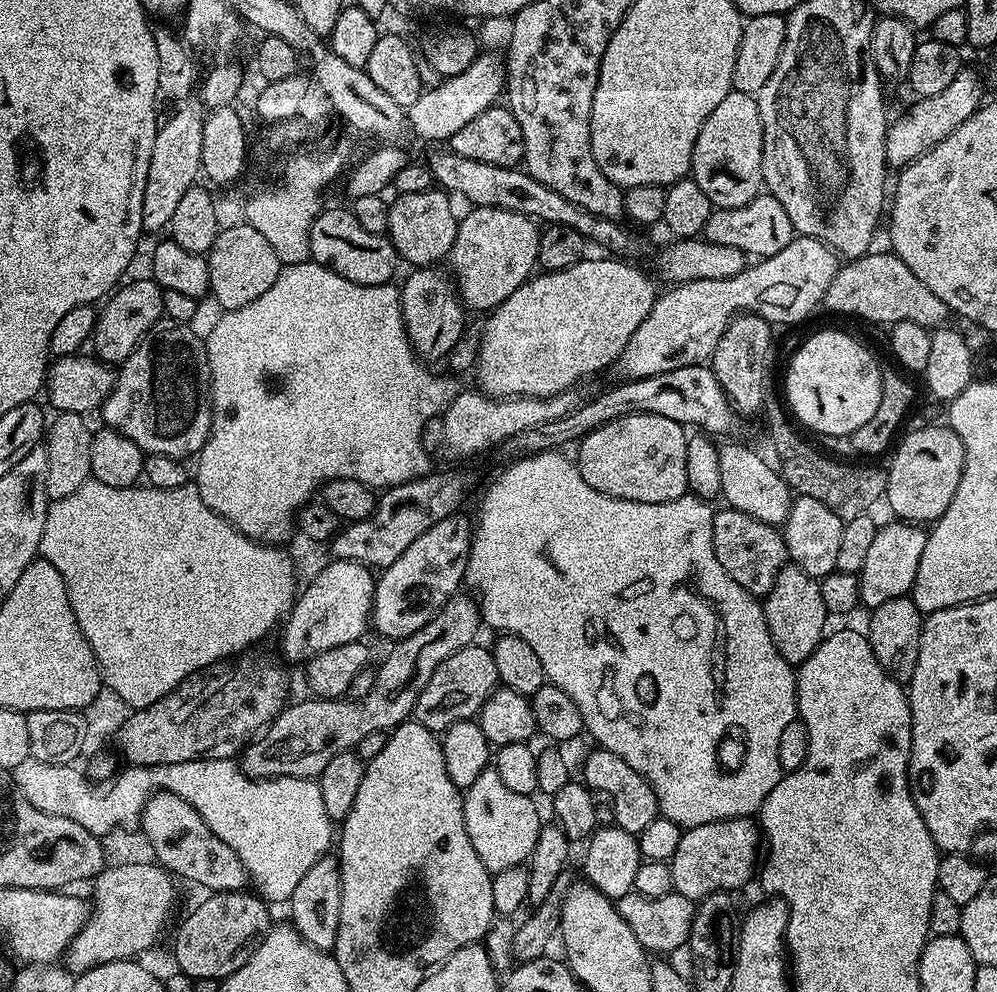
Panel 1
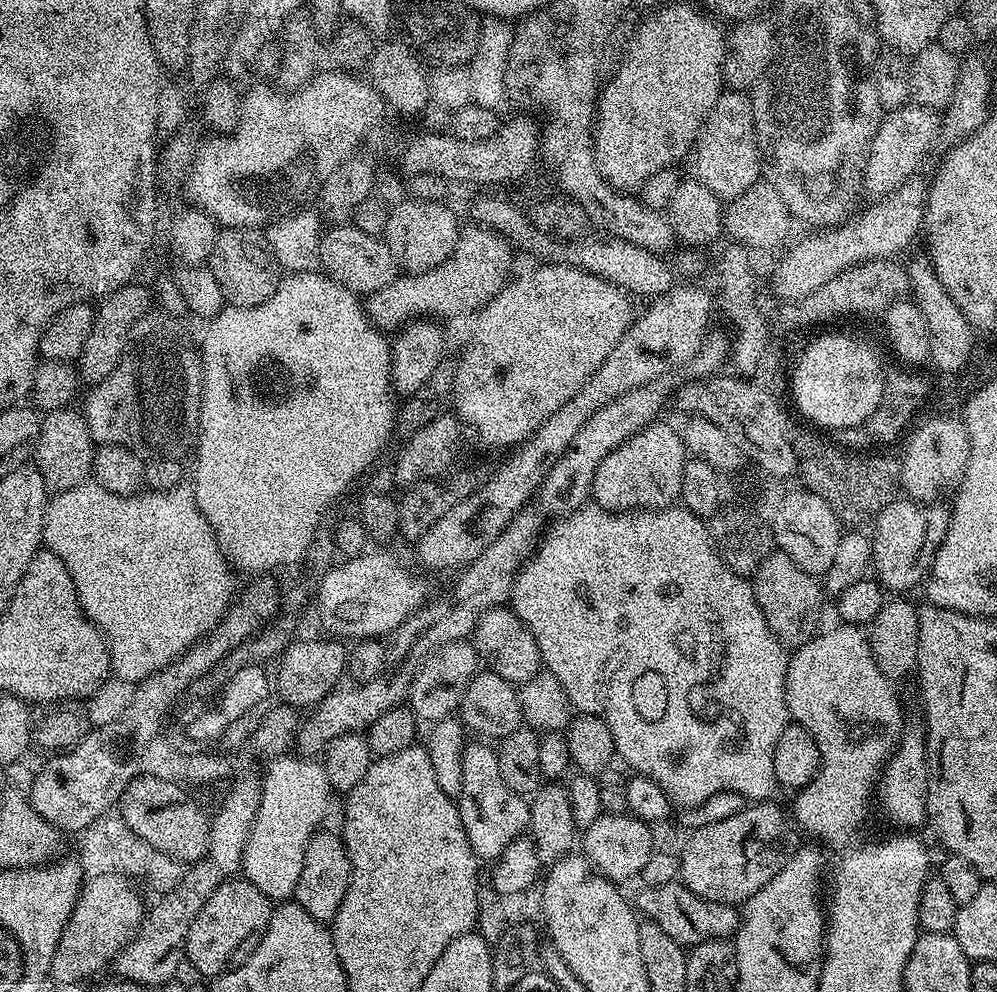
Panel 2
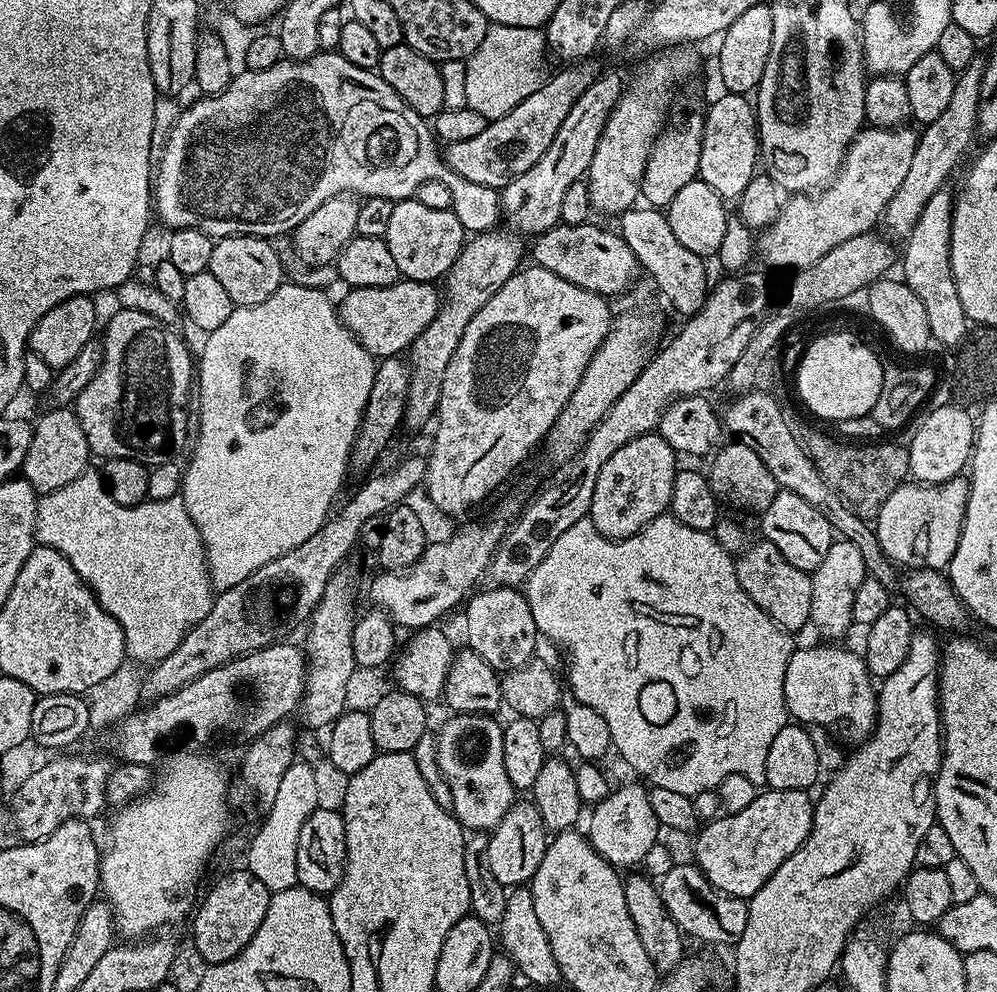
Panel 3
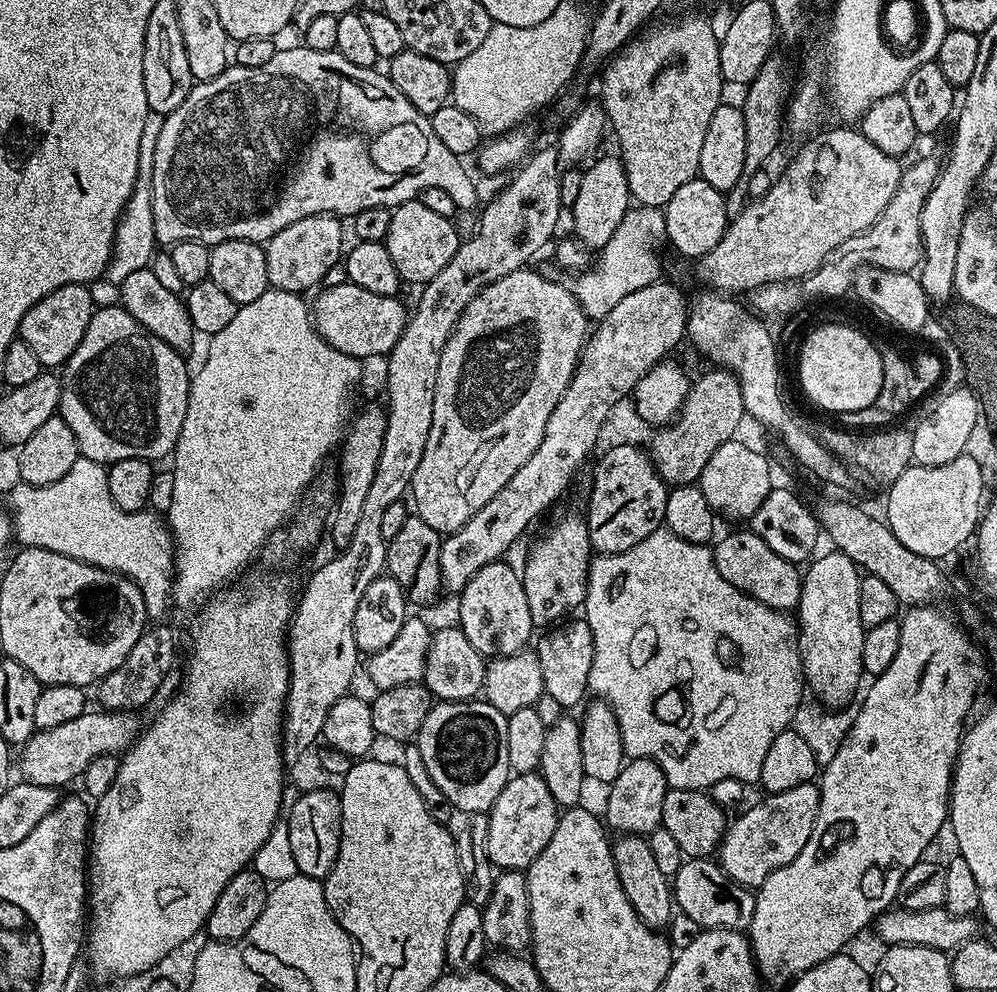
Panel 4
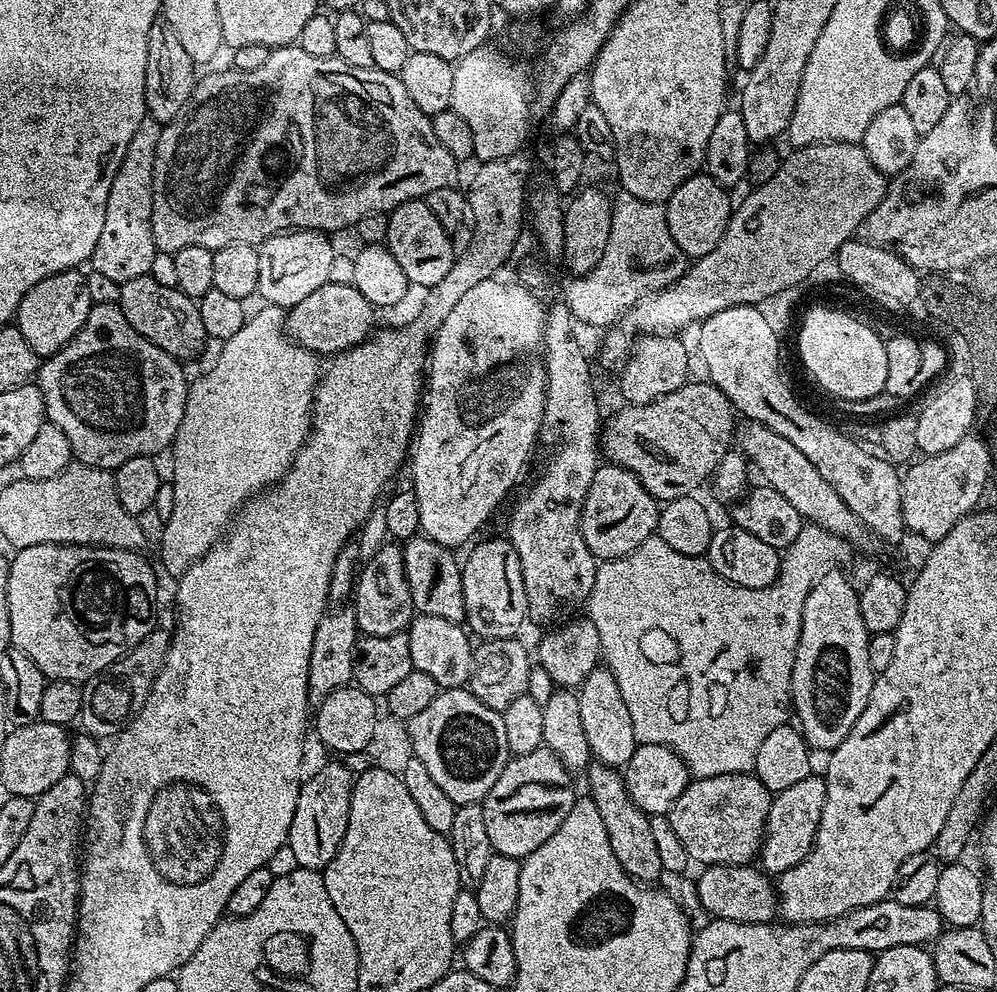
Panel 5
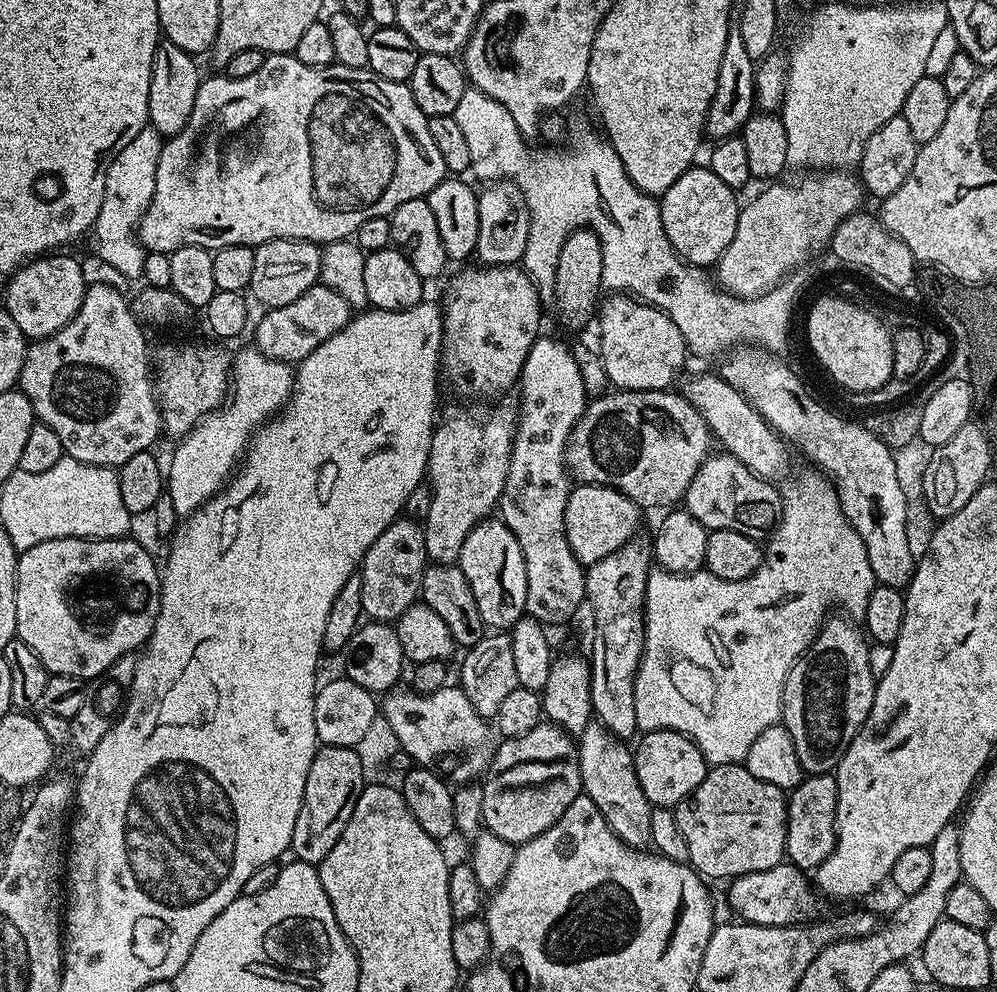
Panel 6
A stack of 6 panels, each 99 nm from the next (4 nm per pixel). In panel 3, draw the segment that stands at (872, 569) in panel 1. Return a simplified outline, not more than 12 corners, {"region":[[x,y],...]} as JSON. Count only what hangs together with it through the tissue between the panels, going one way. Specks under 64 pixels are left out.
{"region":[[969,481],[905,482],[874,518],[904,570],[947,569]]}

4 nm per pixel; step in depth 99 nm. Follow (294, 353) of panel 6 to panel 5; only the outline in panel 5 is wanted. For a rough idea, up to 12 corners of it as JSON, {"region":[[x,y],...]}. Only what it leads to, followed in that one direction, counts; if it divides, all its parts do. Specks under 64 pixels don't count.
{"region":[[326,283],[287,309],[284,332],[331,358],[374,331],[353,284]]}

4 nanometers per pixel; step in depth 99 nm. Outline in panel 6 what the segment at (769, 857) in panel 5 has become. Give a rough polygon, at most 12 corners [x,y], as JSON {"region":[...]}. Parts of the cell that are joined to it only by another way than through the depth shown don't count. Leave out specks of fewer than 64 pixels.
{"region":[[805,775],[788,796],[787,863],[815,870],[836,839],[838,786]]}

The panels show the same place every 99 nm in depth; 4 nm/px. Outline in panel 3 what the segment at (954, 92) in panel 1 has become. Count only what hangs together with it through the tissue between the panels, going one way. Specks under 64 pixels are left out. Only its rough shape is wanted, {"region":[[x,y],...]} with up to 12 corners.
{"region":[[912,126],[861,128],[829,188],[783,201],[758,256],[803,270],[873,231]]}

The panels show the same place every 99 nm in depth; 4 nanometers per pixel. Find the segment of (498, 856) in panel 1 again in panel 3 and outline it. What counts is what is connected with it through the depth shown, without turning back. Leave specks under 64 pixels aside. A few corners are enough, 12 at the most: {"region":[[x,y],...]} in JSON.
{"region":[[449,715],[435,733],[453,816],[473,833],[506,818],[517,789],[504,724]]}

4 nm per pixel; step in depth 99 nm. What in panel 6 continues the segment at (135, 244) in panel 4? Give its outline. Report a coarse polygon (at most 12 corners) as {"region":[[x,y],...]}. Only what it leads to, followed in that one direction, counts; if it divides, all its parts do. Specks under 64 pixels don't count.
{"region":[[144,128],[110,162],[94,225],[100,256],[132,276],[165,137]]}

